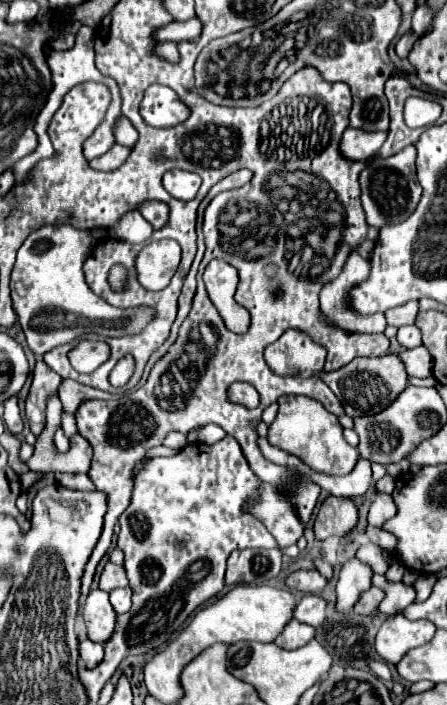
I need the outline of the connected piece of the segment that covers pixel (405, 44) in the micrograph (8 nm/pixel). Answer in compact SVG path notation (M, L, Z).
M408 32L409 34L403 35L398 42L395 44L396 51L403 51L406 55L409 54L411 47L414 46L415 42L419 39L419 36L413 32Z

